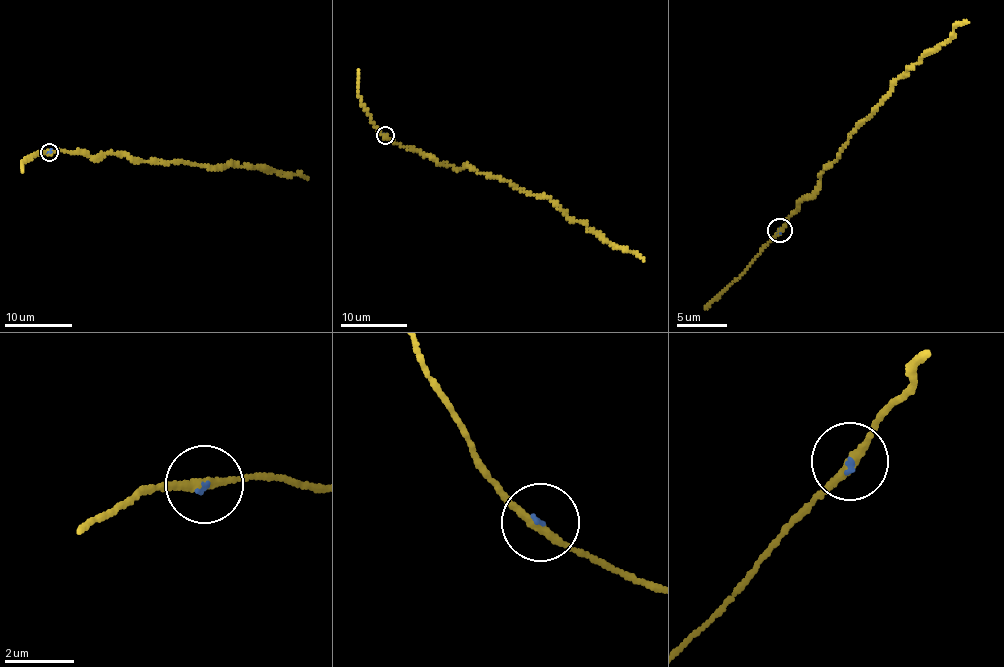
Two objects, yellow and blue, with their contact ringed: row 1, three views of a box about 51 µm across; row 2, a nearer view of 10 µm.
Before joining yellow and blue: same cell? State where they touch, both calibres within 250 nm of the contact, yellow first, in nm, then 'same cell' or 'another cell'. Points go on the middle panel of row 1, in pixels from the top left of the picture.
place (385, 135); calibres 240 and 70 nm; same cell

